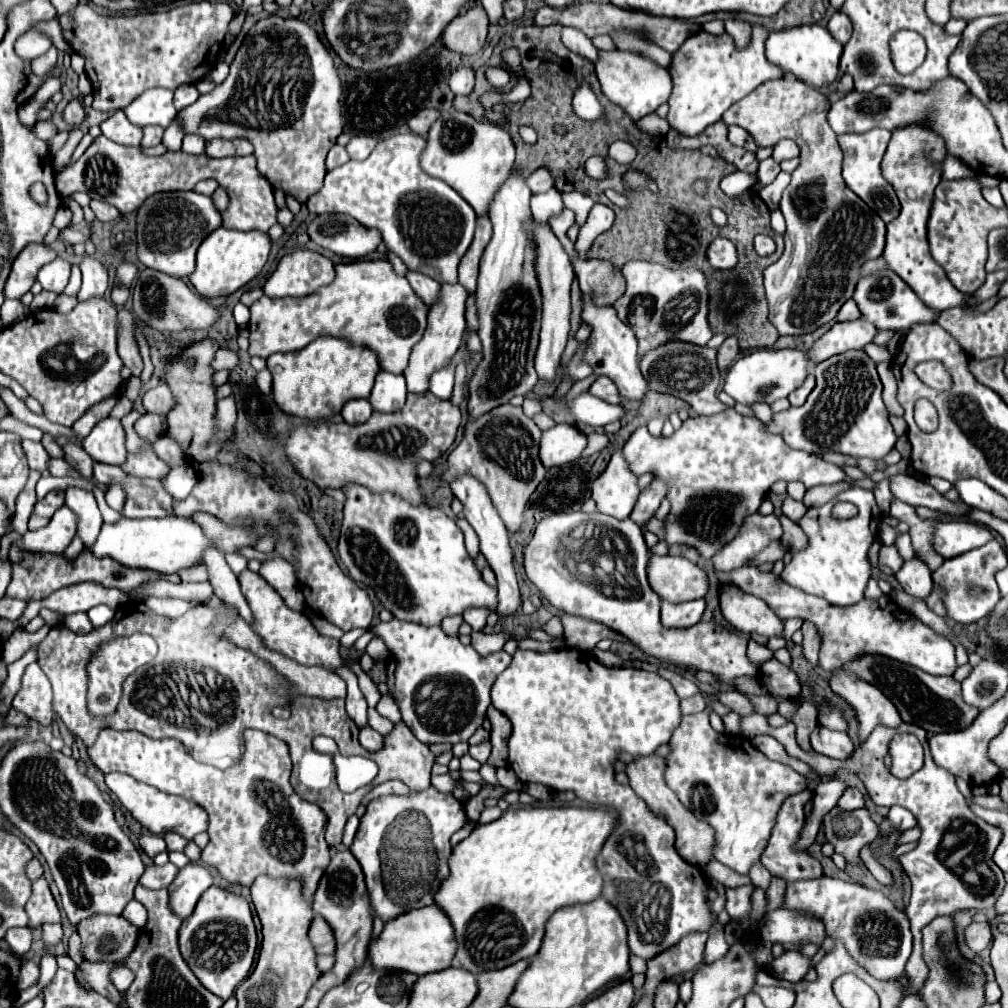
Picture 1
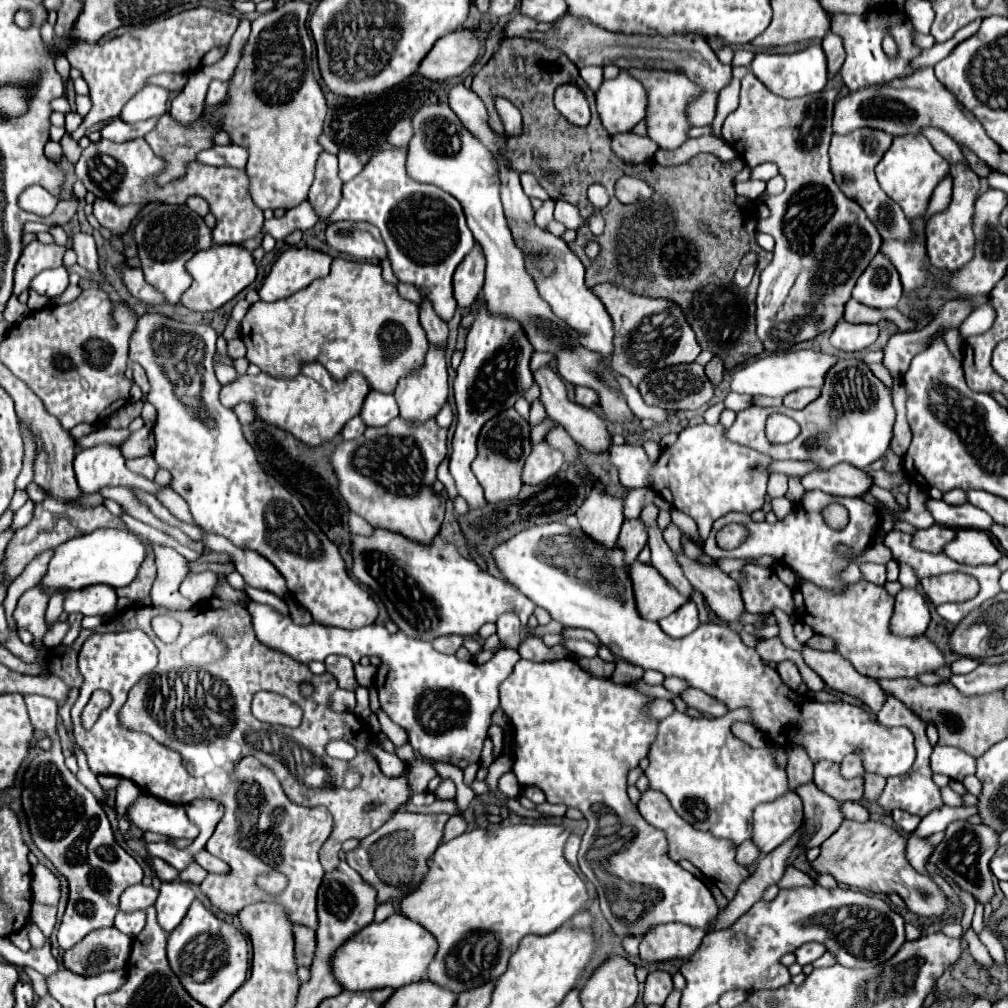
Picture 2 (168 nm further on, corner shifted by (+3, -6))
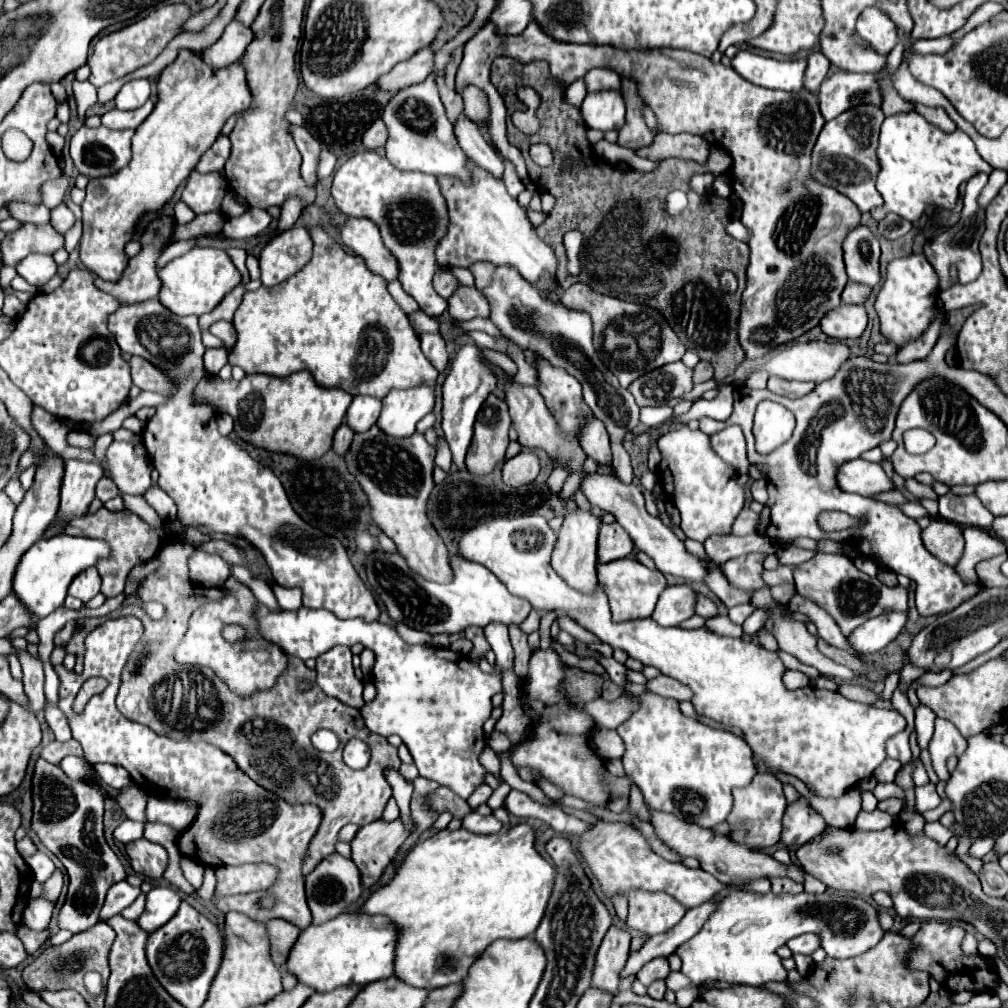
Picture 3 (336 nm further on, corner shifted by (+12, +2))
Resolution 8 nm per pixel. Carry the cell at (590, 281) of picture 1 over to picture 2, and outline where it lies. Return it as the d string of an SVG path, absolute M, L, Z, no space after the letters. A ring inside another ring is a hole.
M547 200L547 202L543 202L543 208L537 210L537 214L535 214L535 224L537 224L539 228L545 228L545 230L547 230L549 222L555 220L553 208L555 208L555 202L553 202L553 200Z

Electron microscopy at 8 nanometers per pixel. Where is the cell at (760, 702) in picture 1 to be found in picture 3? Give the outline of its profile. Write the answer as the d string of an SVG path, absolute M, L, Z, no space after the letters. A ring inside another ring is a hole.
M640 694L634 696L638 702L638 708L630 714L626 722L622 722L616 732L624 740L624 756L622 756L622 766L626 776L640 788L644 802L652 810L668 812L678 816L680 820L698 824L702 828L712 828L720 822L726 820L726 816L732 810L732 788L736 786L746 786L752 782L756 770L752 764L752 750L750 746L738 738L732 732L720 730L720 728L710 728L694 718L688 718L680 712L678 700L664 698L658 694Z

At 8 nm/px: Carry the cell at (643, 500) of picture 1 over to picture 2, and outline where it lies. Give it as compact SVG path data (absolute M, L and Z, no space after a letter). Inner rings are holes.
M641 518L625 520L617 544L625 550L625 562L633 564L641 548L647 544L647 526Z

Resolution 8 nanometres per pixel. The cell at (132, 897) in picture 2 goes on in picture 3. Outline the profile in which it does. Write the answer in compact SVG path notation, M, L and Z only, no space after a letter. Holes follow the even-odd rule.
M122 880L120 884L114 884L110 890L108 890L108 896L106 896L106 902L100 910L100 922L120 914L126 906L130 906L140 894L140 888L134 888L130 886L126 880Z

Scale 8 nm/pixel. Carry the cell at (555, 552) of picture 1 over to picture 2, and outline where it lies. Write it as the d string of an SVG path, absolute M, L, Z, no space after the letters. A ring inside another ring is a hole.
M545 524L537 528L529 528L507 540L505 544L497 546L493 550L493 558L501 570L501 574L519 588L531 602L545 608L553 620L561 622L563 626L573 628L587 628L595 632L595 636L611 648L611 652L619 658L625 658L627 662L657 670L665 676L677 676L687 680L693 688L703 690L709 696L719 698L727 704L729 710L735 710L739 706L747 706L753 710L753 726L759 728L771 744L785 746L789 742L803 746L809 752L809 758L813 762L817 760L833 760L841 762L847 754L855 752L855 748L863 750L863 766L869 772L877 772L883 776L903 776L909 772L915 760L915 746L913 746L913 732L909 728L885 728L879 726L869 714L865 714L861 708L845 704L845 702L817 702L813 698L807 698L799 694L799 708L797 708L797 692L787 688L777 670L761 660L761 656L743 644L737 632L733 632L729 626L717 626L717 624L701 624L693 634L689 634L685 640L669 638L657 622L645 620L637 612L633 586L629 578L629 566L625 566L623 560L625 552L621 552L619 546L607 548L597 542L593 542L589 536L585 536L581 530L569 530L565 524Z

